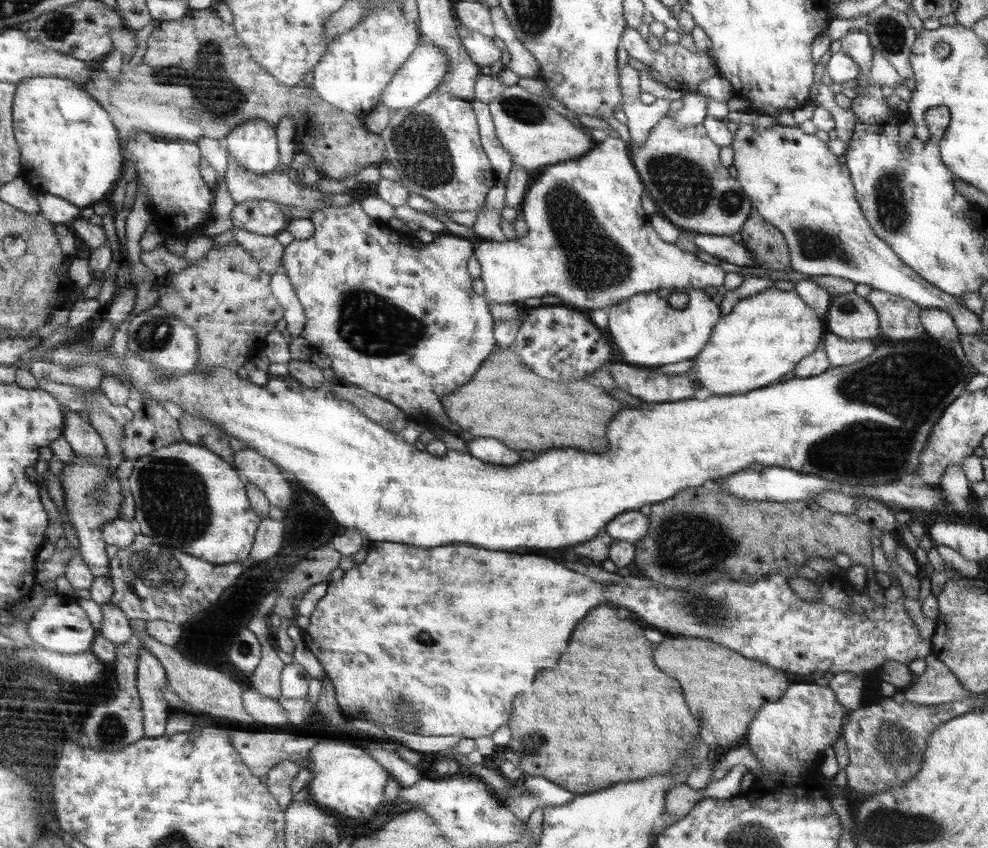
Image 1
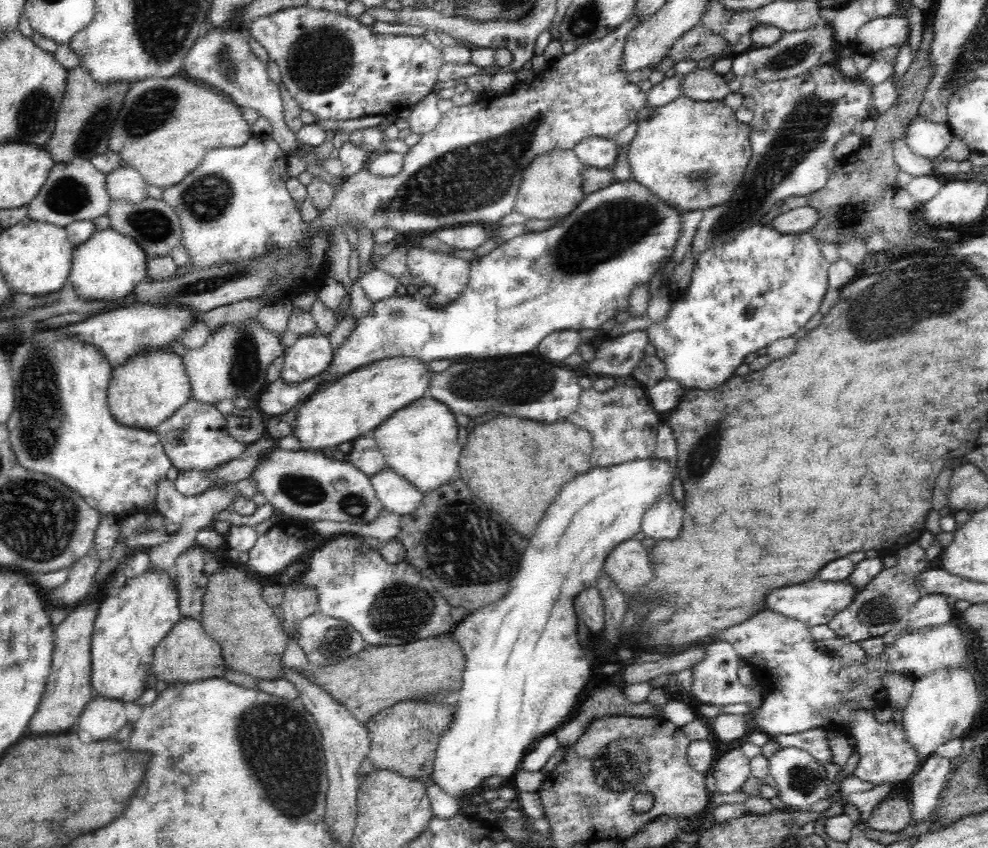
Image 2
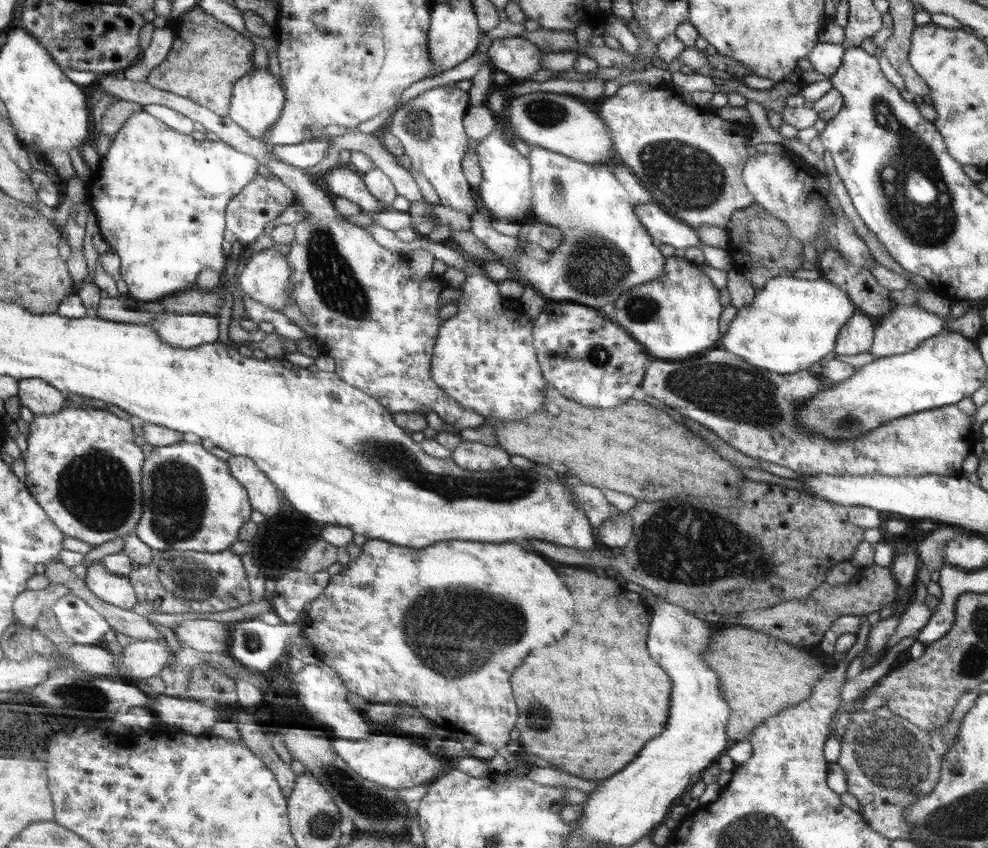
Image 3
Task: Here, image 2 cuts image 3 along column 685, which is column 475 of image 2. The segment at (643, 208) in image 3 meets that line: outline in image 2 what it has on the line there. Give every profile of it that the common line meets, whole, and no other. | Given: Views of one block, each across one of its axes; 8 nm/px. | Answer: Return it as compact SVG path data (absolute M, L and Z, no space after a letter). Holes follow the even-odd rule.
M465 223L436 229L438 240L458 250L475 250L488 240L489 226L483 223Z

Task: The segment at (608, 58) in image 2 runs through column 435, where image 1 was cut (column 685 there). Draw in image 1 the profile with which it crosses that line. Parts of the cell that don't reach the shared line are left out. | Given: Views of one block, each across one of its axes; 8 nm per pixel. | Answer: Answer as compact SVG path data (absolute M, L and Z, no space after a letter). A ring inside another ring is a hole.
M669 110L642 144L630 141L632 161L662 215L681 229L700 234L732 236L741 232L754 204L739 179L720 164L720 146L708 138L703 124L680 126Z

